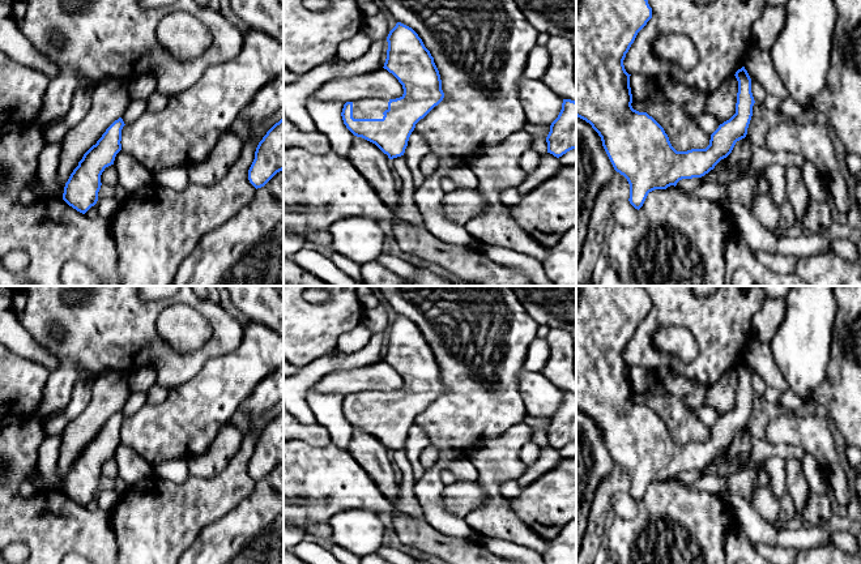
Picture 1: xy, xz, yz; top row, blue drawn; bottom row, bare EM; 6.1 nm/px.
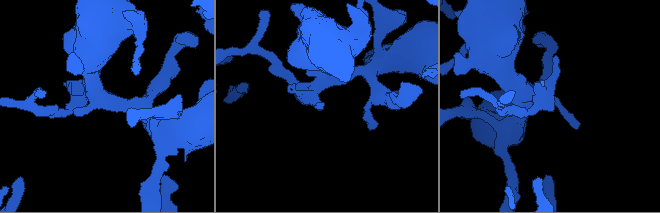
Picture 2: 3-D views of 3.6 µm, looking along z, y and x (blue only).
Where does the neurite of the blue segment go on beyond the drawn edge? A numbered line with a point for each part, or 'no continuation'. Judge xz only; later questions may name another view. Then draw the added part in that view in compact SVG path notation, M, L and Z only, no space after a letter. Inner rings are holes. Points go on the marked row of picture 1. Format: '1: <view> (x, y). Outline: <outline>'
1: xz (365, 109). Outline: M371 98L353 101L354 119L383 119L383 112L388 110L389 99Z

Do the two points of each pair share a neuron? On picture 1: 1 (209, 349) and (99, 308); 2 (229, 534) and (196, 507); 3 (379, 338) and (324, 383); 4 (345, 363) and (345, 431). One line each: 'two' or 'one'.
1: one
2: two
3: two
4: two

